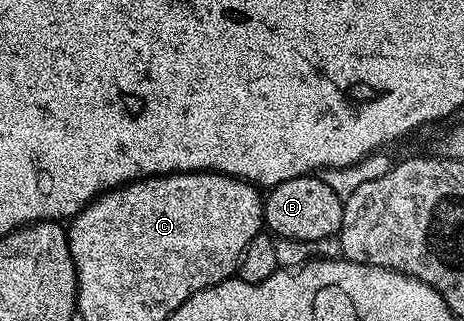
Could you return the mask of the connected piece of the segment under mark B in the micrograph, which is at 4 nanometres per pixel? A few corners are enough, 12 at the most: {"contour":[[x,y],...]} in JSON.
{"contour":[[312,173],[281,181],[263,201],[280,239],[338,236],[344,200]]}

